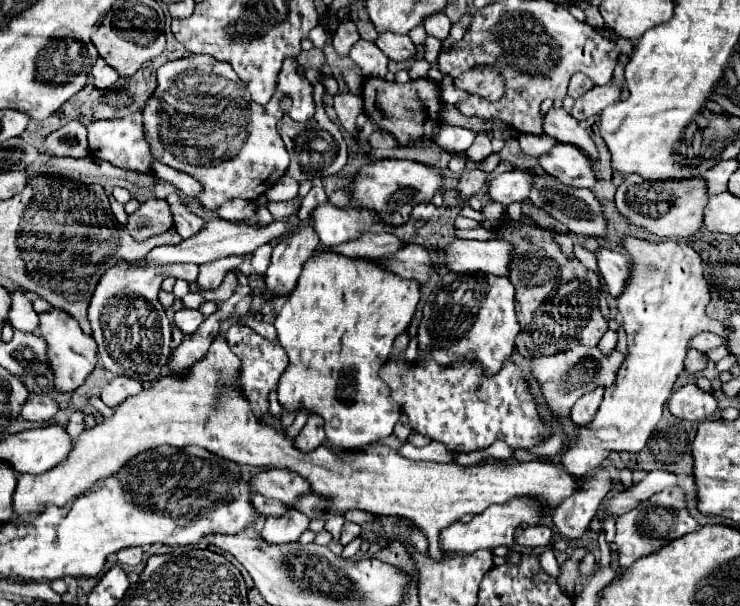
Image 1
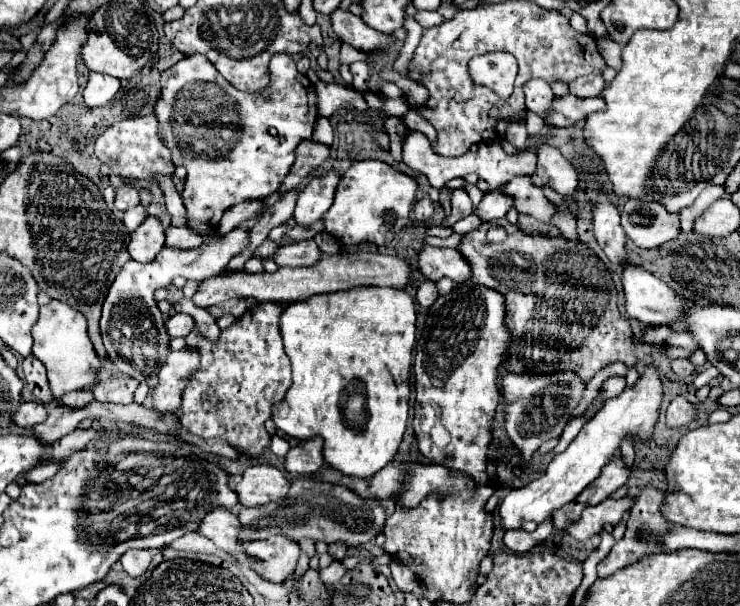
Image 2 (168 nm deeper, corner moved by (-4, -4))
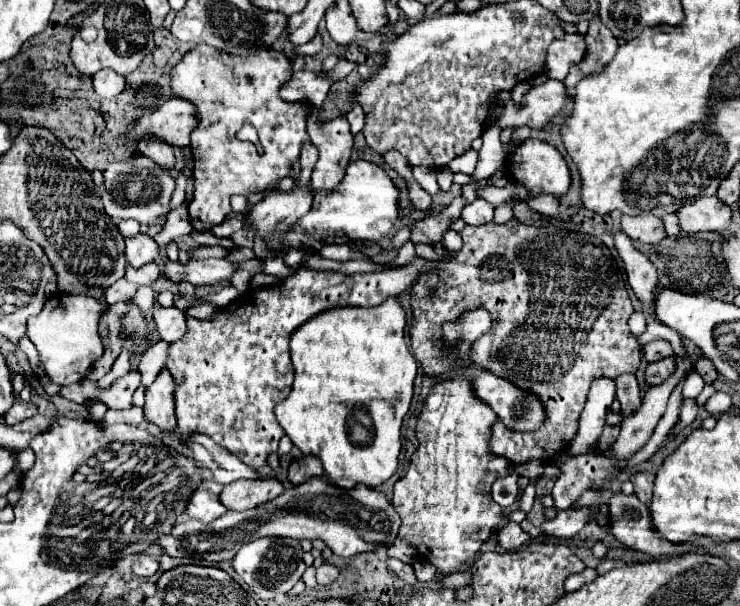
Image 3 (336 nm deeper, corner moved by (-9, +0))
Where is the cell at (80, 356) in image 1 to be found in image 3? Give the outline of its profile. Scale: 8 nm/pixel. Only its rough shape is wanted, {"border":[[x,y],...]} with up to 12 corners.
{"border":[[56,293],[28,337],[58,385],[82,381],[104,345],[104,307]]}

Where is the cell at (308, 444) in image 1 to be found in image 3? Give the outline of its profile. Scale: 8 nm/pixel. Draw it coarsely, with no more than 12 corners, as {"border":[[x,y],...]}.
{"border":[[314,455],[294,459],[288,469],[292,483],[324,475],[322,461]]}

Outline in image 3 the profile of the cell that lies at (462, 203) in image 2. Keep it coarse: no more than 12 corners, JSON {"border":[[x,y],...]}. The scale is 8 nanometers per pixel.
{"border":[[456,197],[438,215],[414,225],[412,241],[442,241],[452,221],[460,219],[466,199]]}

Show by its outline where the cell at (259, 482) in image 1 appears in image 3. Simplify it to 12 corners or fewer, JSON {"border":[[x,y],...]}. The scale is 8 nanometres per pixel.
{"border":[[274,475],[224,485],[222,503],[246,511],[278,497]]}

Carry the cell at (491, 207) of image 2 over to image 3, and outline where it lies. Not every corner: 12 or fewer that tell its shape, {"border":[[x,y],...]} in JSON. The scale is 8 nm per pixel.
{"border":[[486,199],[468,203],[462,221],[468,225],[492,223],[494,205]]}

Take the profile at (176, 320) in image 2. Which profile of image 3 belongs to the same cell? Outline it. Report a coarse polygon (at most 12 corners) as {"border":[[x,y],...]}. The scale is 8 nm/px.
{"border":[[176,307],[154,311],[160,339],[174,343],[186,333],[186,315]]}

